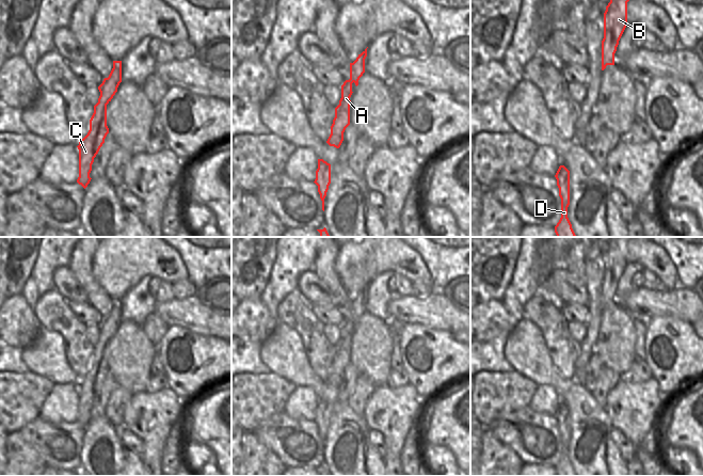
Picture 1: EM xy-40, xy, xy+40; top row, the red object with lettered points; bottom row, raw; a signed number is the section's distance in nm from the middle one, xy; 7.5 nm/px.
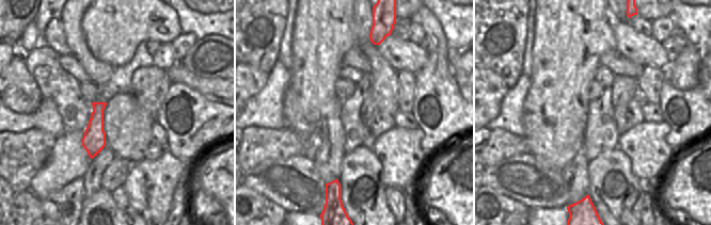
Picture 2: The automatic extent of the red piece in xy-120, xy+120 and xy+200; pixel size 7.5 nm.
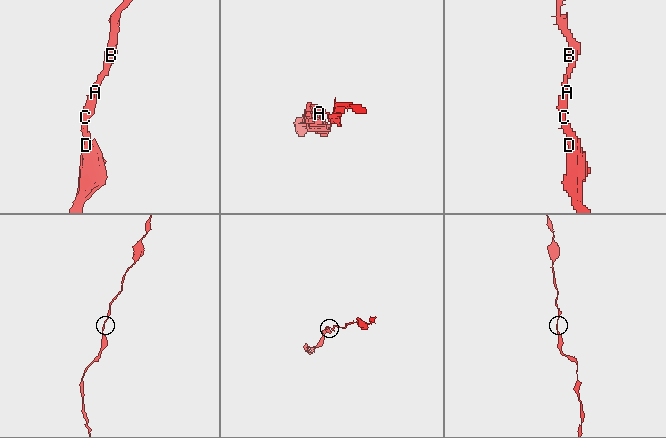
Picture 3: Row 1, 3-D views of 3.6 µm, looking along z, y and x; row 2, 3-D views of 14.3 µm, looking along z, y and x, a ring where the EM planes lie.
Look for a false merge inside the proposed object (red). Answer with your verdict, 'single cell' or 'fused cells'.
single cell

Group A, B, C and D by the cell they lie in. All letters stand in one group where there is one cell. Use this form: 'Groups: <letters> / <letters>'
Groups: A B C D

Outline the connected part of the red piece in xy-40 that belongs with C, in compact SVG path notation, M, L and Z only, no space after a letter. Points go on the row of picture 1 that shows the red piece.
M113 61L113 68L108 78L105 78L98 86L100 96L94 106L94 113L90 120L90 130L87 134L79 140L79 177L77 183L84 189L91 181L90 173L94 158L105 143L109 133L107 126L107 105L111 101L117 88L122 82L122 61Z

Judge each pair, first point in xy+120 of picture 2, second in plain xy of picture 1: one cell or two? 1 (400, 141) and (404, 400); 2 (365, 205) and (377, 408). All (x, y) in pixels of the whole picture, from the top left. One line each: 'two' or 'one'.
1: one
2: two

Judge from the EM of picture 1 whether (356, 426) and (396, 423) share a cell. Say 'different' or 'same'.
different

